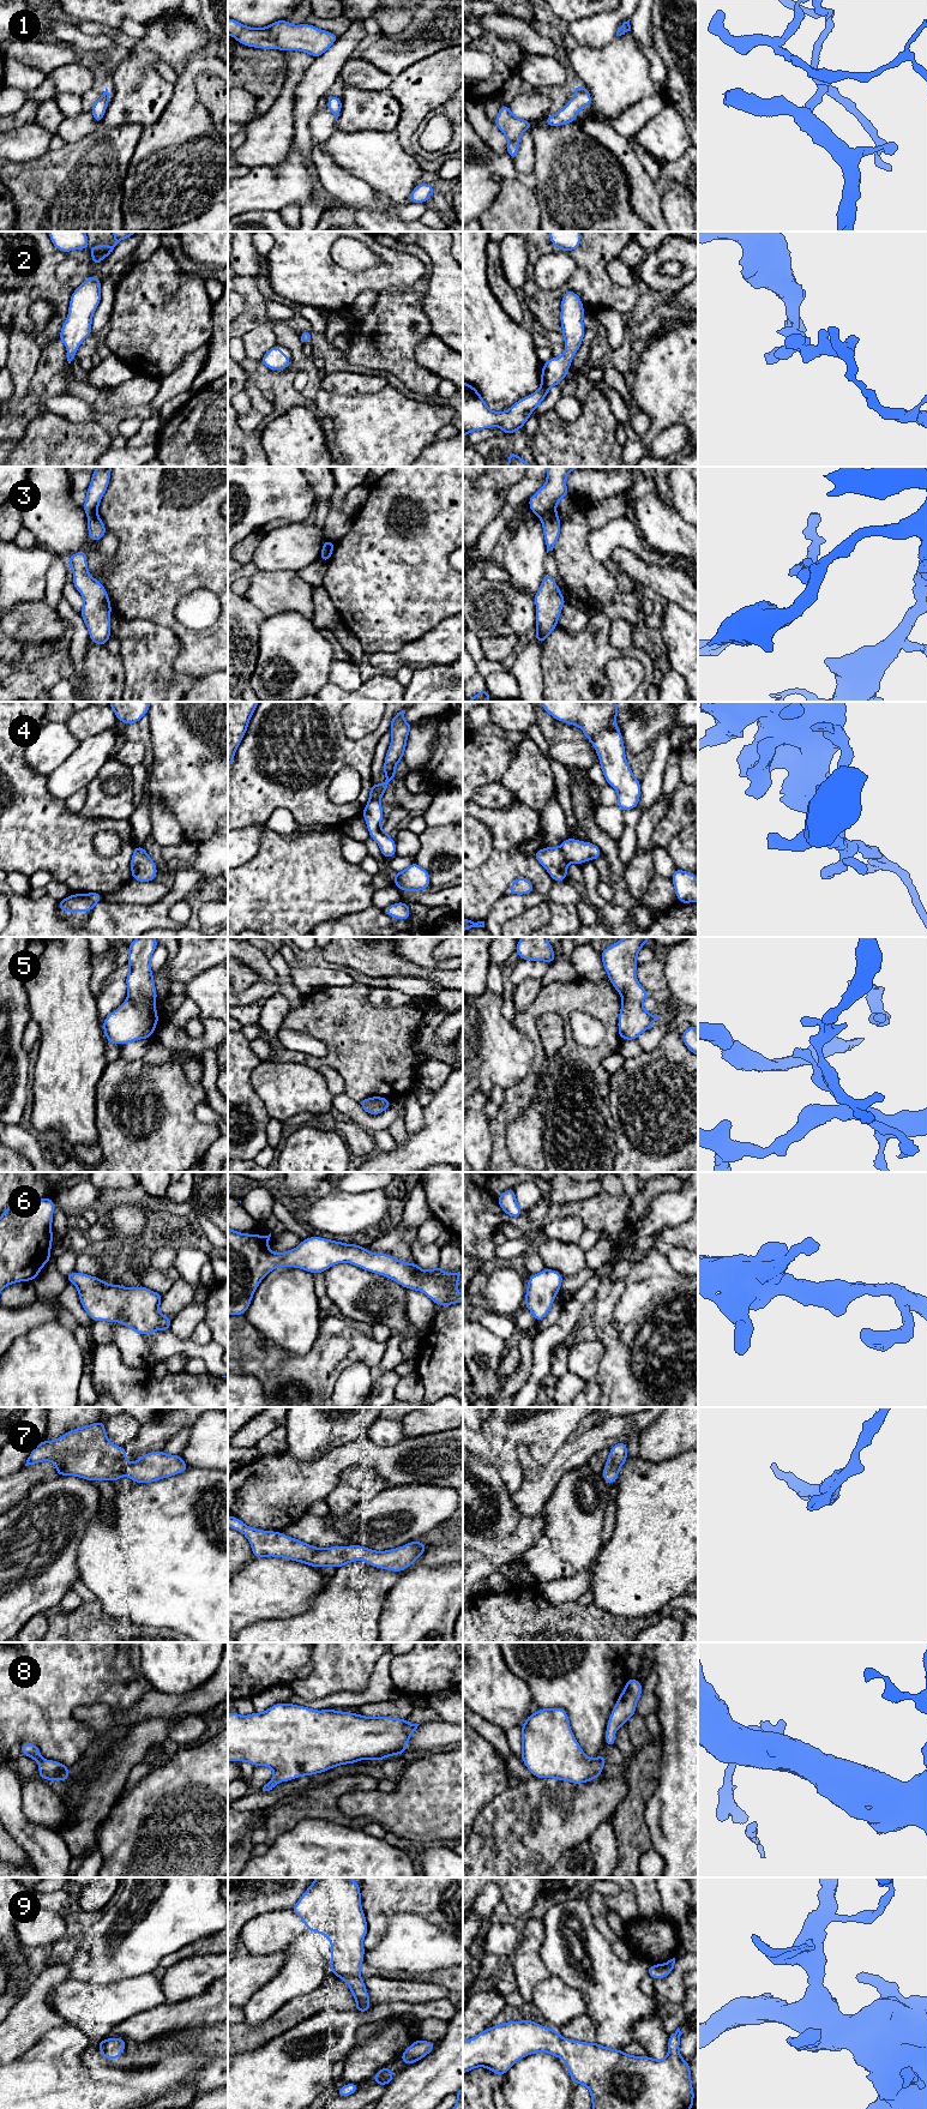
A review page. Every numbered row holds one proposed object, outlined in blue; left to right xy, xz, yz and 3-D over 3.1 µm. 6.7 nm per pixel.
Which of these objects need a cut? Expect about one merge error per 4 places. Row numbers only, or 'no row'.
3, 4

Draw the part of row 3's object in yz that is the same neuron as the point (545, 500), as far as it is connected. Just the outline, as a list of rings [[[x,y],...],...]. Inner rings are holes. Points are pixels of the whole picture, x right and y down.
[[[548,467],[546,483],[529,498],[529,507],[535,516],[555,512],[560,499],[568,495],[566,477],[570,471],[580,467]]]

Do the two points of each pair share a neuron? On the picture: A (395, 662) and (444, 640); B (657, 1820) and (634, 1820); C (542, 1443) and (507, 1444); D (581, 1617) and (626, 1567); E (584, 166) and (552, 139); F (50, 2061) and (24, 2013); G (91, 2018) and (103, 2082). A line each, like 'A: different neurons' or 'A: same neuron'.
A: same neuron
B: different neurons
C: same neuron
D: different neurons
E: same neuron
F: different neurons
G: different neurons

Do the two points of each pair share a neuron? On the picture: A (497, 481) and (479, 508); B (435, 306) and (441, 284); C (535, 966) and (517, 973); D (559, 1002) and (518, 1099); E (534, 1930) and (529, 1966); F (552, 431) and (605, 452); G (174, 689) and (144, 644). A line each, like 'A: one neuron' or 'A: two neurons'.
A: one neuron
B: one neuron
C: one neuron
D: one neuron
E: one neuron
F: one neuron
G: one neuron

